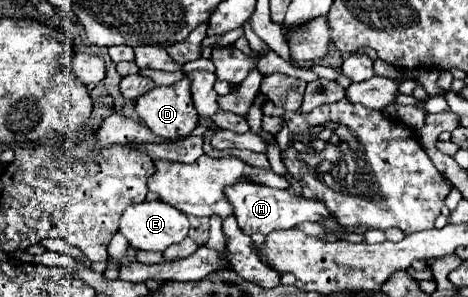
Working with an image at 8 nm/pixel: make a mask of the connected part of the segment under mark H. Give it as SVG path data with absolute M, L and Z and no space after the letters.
M239 182L235 186L229 186L225 190L233 210L235 210L235 218L239 222L239 228L245 234L269 234L275 230L287 230L287 228L295 228L303 222L323 222L323 220L331 220L333 216L329 214L329 210L325 208L323 202L317 200L305 200L305 198L297 198L287 190L275 190L269 186L261 186L261 184L253 184L253 182Z

